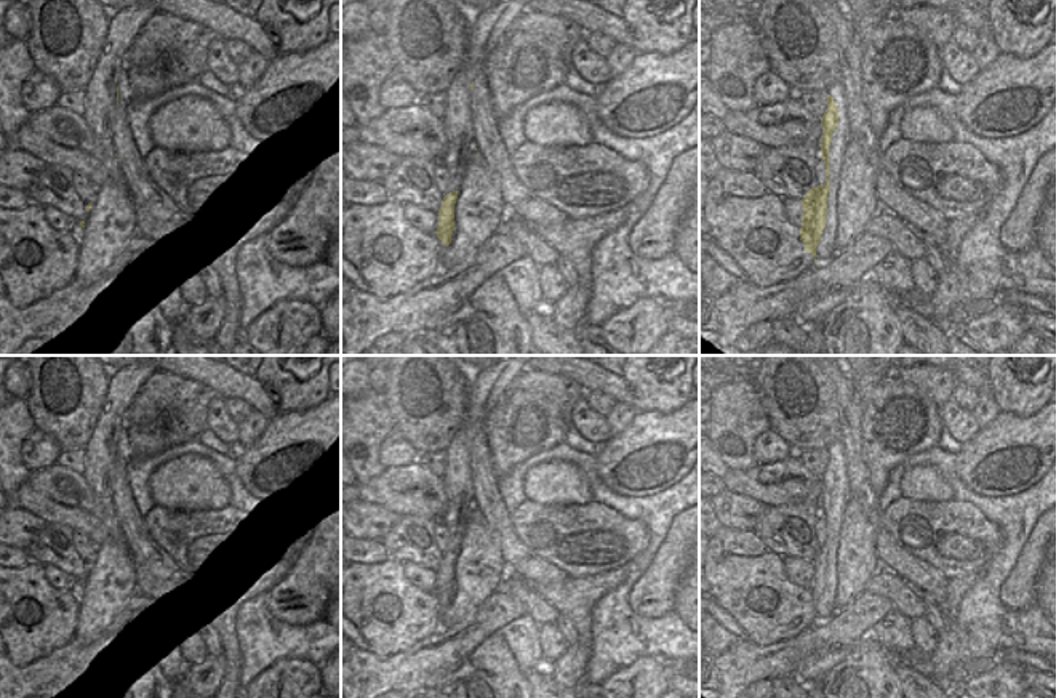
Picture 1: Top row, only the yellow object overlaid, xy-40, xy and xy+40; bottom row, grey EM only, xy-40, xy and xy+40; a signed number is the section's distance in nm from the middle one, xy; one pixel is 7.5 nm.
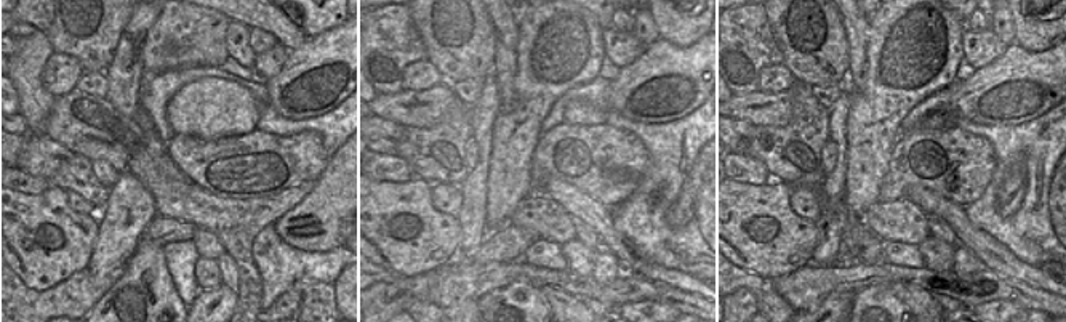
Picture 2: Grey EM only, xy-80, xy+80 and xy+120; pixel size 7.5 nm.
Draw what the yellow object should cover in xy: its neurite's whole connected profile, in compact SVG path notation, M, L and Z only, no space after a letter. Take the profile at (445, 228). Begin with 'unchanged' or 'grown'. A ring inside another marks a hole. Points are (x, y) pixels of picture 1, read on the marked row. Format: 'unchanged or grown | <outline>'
grown | M498 0L478 13L475 22L469 26L462 67L445 91L443 125L448 144L442 163L435 168L437 189L443 195L435 234L446 247L454 231L454 203L462 168L469 155L477 150L470 114L474 80L486 69L490 51L502 43L506 29L526 11L528 3L530 0Z

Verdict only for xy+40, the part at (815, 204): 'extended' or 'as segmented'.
extended

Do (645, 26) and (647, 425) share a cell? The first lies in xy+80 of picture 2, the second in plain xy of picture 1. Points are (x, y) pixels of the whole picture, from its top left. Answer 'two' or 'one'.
two

